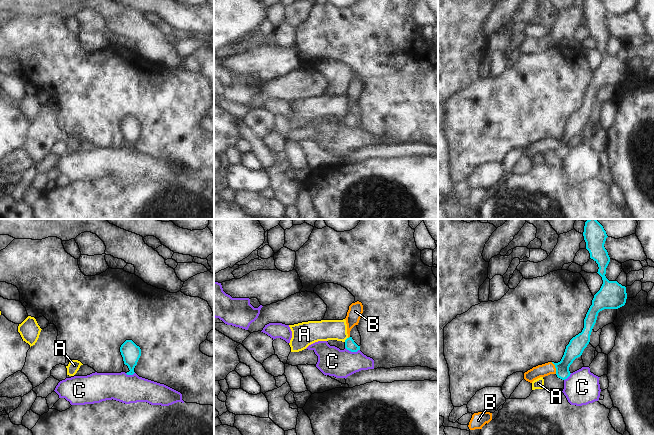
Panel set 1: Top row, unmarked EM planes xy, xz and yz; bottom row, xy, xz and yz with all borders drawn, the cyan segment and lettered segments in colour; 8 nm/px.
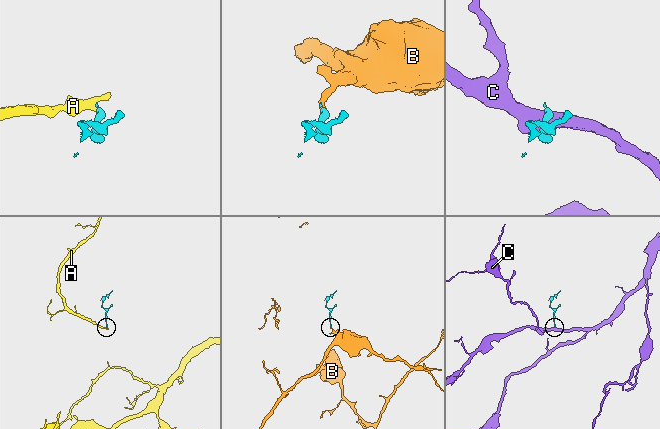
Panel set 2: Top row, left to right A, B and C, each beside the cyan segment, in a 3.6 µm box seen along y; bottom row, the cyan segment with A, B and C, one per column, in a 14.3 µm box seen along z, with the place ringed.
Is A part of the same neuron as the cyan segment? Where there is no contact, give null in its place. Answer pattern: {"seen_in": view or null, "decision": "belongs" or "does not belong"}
{"seen_in": "xz", "decision": "does not belong"}

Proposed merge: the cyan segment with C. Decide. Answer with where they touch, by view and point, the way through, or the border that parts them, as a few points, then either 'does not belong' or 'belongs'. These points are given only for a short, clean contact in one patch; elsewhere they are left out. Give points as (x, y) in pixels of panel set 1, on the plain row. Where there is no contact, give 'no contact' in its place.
meets cyan in xz at (352, 127); border along xz (345, 123), (351, 127), (359, 126); does not belong

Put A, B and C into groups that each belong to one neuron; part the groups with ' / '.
A / B / C

